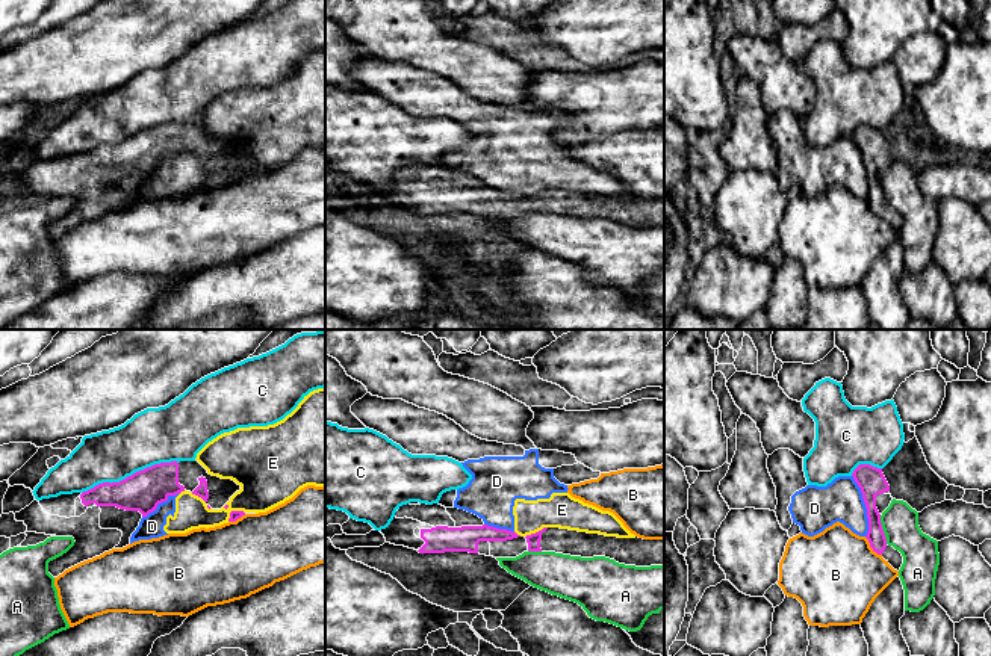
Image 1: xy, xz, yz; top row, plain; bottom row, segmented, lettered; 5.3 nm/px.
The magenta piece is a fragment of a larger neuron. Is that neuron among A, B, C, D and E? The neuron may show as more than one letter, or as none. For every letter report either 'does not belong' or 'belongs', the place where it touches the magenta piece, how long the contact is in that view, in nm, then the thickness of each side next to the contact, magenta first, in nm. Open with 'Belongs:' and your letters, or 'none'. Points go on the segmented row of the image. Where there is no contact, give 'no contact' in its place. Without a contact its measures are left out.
Belongs: none
A: does not belong; contact yz (882, 529); length 160 nm; calibres 130 and 190 nm
B: does not belong; contact yz (872, 547); length 140 nm; calibres 90 and 480 nm
C: does not belong; contact xy (129, 476); length 550 nm; calibres 220 and 300 nm
D: does not belong; contact yz (866, 507); length 340 nm; calibres 150 and 220 nm
E: does not belong; contact xz (536, 532); length 130 nm; calibres 70 and 180 nm

